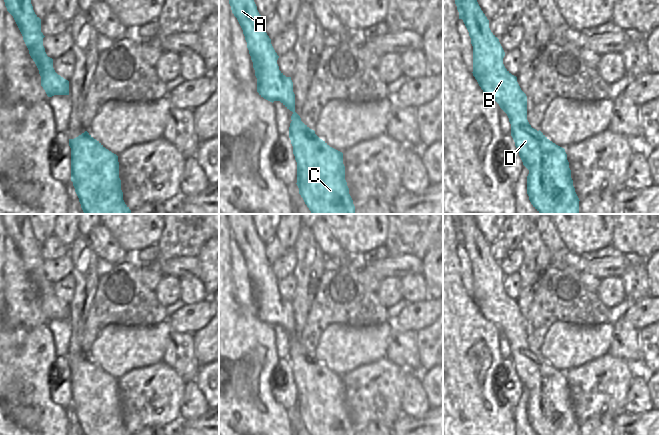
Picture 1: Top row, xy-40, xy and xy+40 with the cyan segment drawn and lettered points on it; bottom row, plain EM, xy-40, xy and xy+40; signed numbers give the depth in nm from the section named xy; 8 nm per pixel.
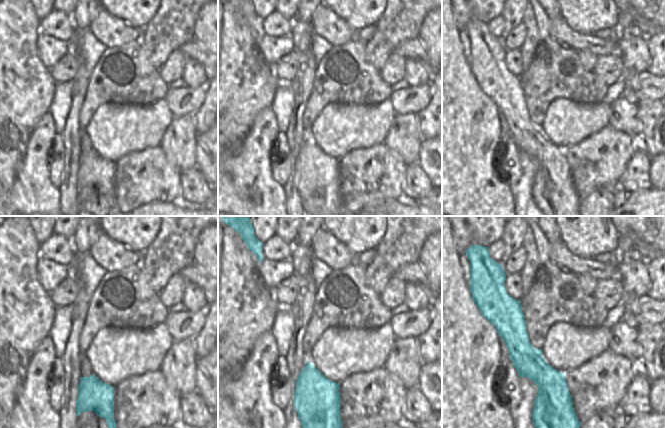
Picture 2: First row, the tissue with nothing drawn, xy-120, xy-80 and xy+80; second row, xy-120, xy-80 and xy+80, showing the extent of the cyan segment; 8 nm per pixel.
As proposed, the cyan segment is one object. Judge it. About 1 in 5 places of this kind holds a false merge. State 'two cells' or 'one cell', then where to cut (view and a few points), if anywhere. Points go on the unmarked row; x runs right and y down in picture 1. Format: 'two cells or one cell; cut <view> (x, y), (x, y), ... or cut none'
one cell; cut none

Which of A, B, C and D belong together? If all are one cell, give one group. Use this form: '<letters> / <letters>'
A B C D

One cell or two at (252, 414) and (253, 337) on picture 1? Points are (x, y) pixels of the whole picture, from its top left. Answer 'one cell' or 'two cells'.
one cell

